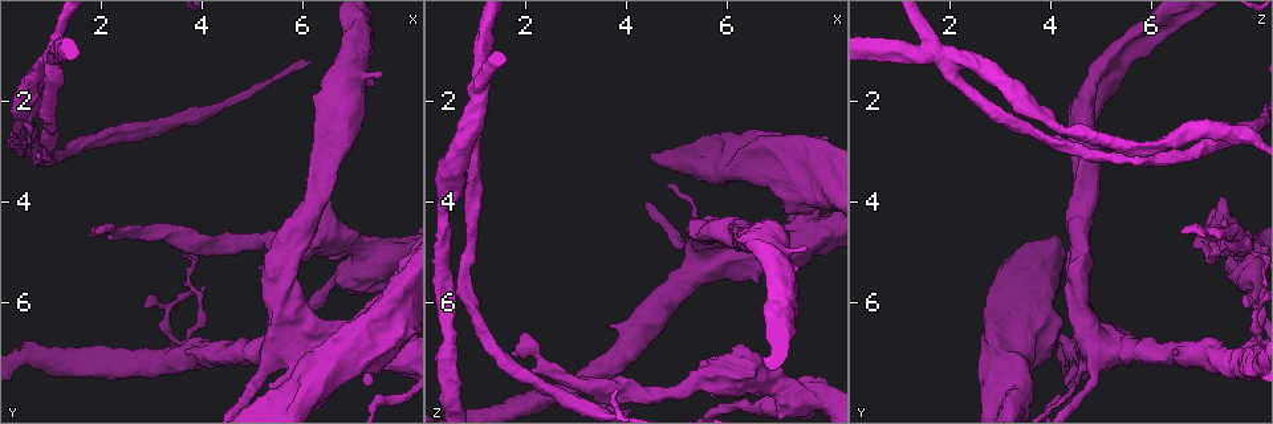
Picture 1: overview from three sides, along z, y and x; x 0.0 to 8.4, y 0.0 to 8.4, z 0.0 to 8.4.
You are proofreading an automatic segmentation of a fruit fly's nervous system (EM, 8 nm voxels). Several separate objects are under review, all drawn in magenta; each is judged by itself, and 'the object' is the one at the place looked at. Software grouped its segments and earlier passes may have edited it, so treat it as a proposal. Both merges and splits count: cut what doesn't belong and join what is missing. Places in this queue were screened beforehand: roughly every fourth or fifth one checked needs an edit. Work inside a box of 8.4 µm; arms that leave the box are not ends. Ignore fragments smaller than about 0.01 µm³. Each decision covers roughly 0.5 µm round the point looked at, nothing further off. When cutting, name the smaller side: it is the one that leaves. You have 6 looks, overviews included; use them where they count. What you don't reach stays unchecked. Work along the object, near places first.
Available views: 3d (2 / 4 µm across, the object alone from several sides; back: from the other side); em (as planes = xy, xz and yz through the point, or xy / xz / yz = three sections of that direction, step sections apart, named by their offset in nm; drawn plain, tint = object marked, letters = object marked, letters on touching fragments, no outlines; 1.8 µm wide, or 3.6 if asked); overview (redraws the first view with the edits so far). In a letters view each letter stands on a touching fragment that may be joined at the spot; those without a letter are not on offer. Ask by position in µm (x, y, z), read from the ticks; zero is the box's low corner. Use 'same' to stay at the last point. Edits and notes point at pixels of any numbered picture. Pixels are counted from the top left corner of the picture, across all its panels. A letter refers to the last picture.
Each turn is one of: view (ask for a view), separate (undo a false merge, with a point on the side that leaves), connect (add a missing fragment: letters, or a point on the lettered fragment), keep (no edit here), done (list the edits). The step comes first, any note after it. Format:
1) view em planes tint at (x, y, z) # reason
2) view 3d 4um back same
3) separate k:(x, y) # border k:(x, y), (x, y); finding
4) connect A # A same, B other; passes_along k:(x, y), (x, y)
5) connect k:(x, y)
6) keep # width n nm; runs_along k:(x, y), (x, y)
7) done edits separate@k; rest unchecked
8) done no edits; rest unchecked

view em planes tint at (1.05, 1.15, 2.25)

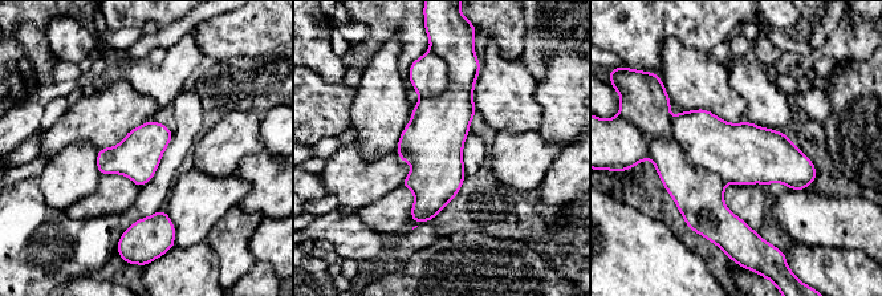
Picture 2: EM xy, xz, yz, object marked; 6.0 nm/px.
view em planes letters same

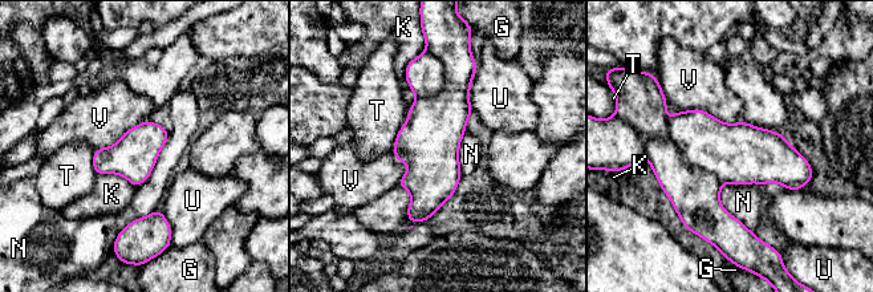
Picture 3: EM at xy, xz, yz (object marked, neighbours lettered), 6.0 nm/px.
separate 3:(695, 195) # longest_contact V 400 nm; G other, K other, N other, T other, U other, V other; two neurons meet here

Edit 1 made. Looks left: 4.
view overview # see it whole again

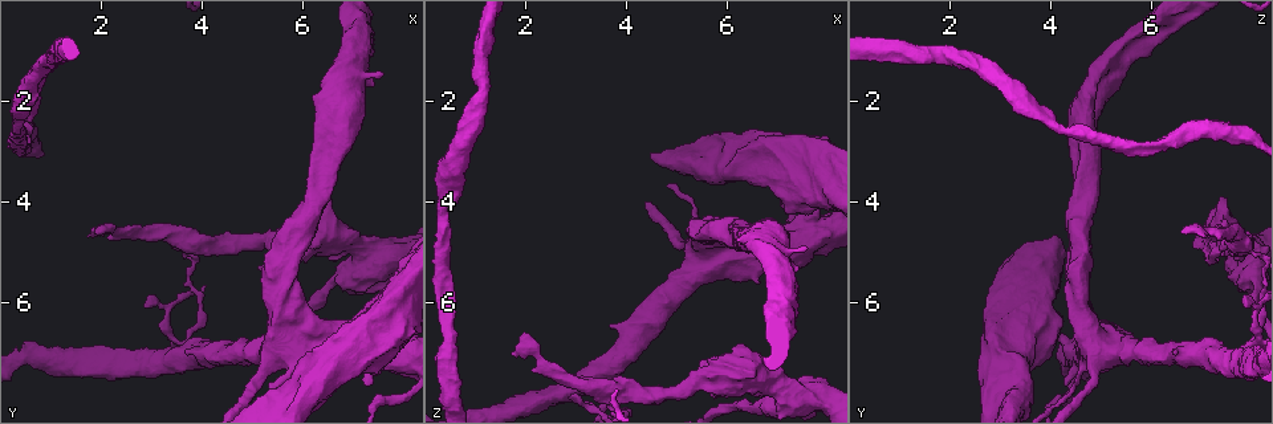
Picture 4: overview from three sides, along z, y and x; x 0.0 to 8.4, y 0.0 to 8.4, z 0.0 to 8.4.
view em xz step 16 tint at (3.65, 4.75, 7.80) # narrows sharply

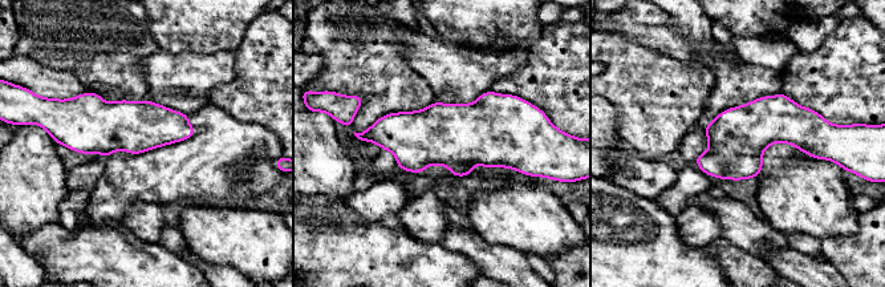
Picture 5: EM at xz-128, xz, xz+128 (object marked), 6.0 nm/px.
view em planes letters same # cut it another way

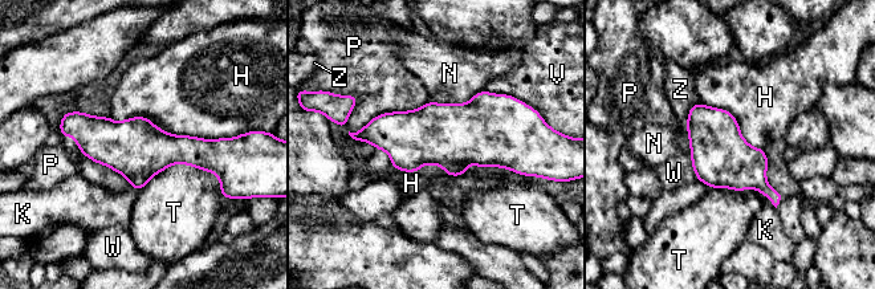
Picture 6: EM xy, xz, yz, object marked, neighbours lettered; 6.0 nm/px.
keep # width 360 nm; H other, K other, N other, P other, T other, V other, W other, Z other; runs_along 6:(62, 126), (126, 147), (219, 153); continuous, no second neuron

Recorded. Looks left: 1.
done edits separate@3; rest unchecked

